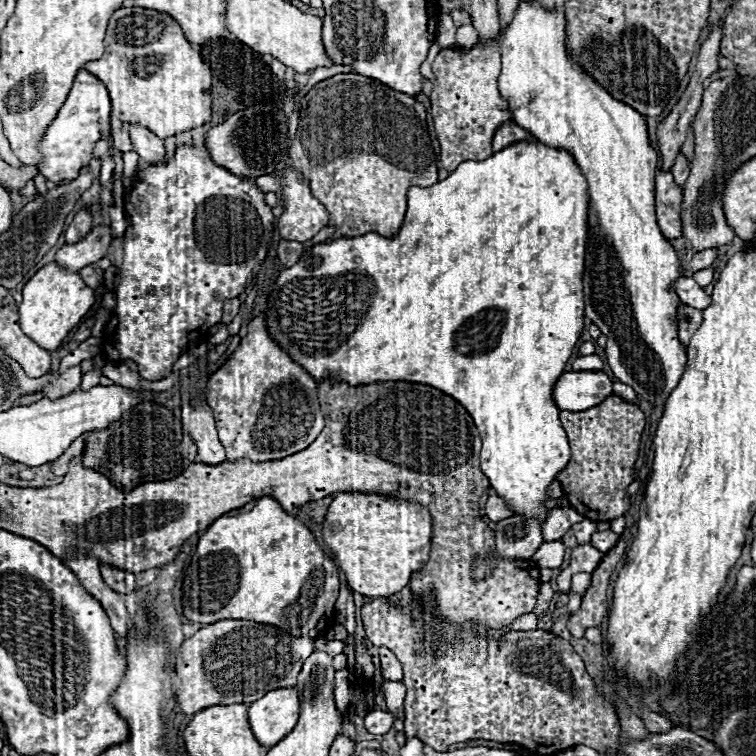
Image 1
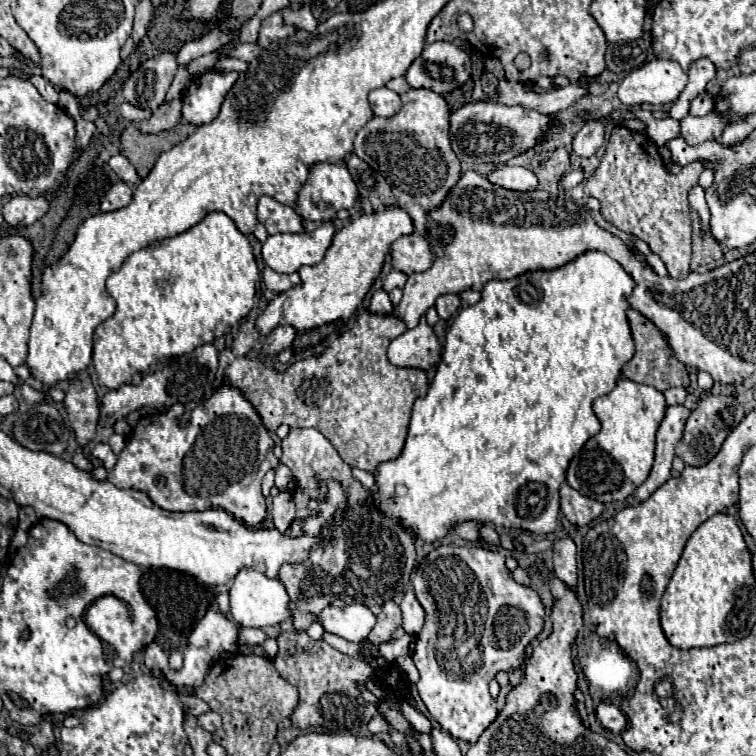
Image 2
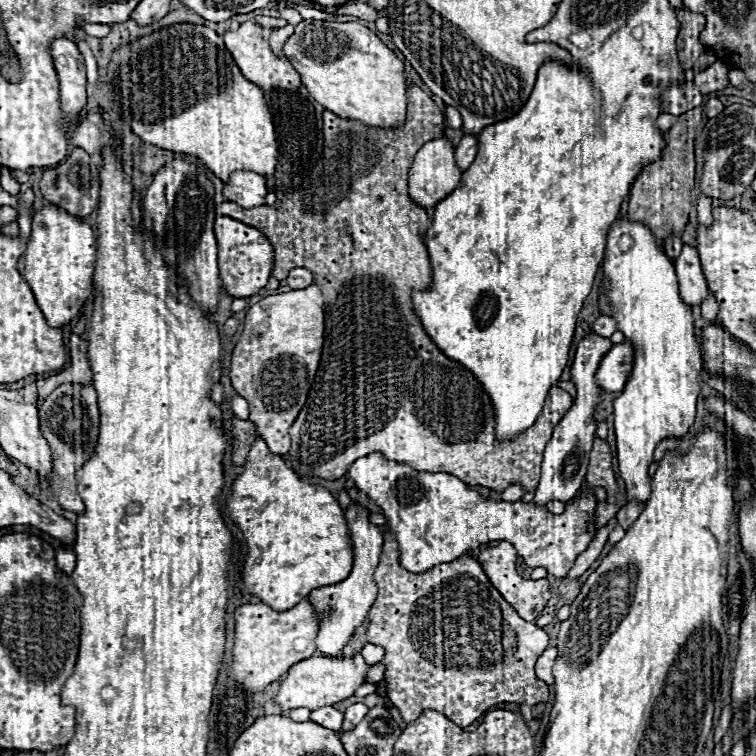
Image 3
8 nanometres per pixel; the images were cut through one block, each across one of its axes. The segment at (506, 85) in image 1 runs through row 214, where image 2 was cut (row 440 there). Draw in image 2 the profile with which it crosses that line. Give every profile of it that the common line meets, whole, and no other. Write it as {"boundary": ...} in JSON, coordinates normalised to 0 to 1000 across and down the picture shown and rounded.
{"boundary":[[[820,500],[810,519],[786,529],[786,545],[796,558],[796,569],[772,587],[765,603],[757,606],[749,638],[770,656],[799,667],[828,661],[860,627],[868,569],[881,548],[878,521],[857,508]]]}

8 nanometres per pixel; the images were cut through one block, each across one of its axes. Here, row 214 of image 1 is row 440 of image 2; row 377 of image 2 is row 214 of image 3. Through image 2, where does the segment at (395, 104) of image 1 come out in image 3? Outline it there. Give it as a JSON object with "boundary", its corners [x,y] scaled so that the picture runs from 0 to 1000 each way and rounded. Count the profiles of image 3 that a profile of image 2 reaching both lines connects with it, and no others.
{"boundary":[[[542,111],[540,156],[532,169],[489,169],[431,146],[426,235],[421,243],[389,257],[376,257],[370,278],[357,272],[320,275],[312,267],[294,267],[286,272],[288,286],[304,286],[352,310],[362,328],[360,365],[374,370],[385,356],[402,353],[413,360],[415,373],[426,376],[431,399],[426,476],[407,529],[384,566],[386,595],[378,606],[381,616],[399,632],[413,627],[429,635],[444,635],[460,624],[468,608],[503,598],[511,608],[534,611],[563,624],[593,624],[616,640],[635,640],[656,651],[664,651],[680,638],[704,651],[714,635],[720,590],[733,563],[757,537],[757,524],[730,511],[706,563],[683,574],[677,582],[659,582],[656,548],[646,519],[640,519],[640,511],[619,487],[579,463],[545,407],[545,386],[571,378],[569,339],[558,315],[571,299],[571,291],[566,280],[540,259],[540,225],[550,201],[563,188],[585,180],[587,151],[550,111]]]}

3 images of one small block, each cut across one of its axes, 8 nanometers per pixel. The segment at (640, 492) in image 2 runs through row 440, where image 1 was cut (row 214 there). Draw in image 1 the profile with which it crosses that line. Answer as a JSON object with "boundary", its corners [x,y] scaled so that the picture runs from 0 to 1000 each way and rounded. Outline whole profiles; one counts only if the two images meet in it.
{"boundary":[[[876,222],[868,225],[868,286],[870,299],[881,315],[899,315],[902,312],[902,294],[899,294],[899,267],[902,251],[892,243],[886,228]]]}

